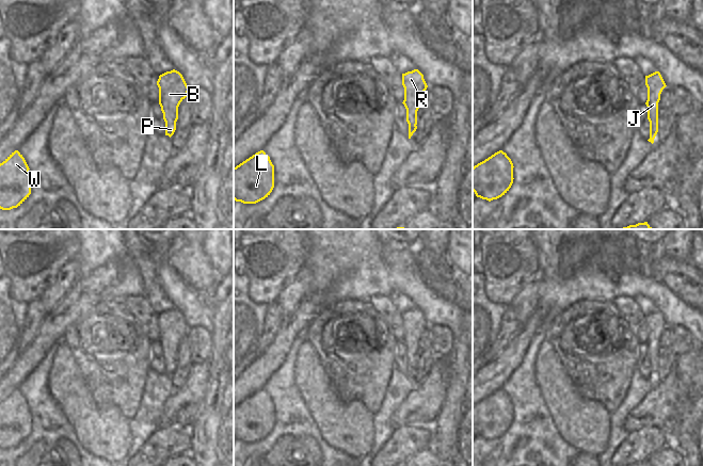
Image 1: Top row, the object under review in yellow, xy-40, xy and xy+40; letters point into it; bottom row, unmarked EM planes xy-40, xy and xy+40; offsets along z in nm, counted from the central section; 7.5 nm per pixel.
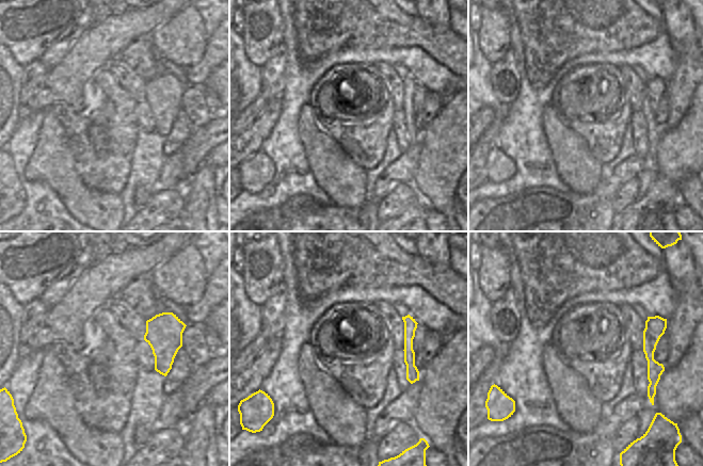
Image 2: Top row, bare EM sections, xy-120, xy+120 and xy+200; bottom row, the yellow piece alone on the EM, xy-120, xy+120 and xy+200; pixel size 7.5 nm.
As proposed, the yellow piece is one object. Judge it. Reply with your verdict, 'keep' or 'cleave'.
cleave

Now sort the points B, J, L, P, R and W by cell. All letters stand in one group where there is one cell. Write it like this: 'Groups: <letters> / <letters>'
Groups: B J P R / L W

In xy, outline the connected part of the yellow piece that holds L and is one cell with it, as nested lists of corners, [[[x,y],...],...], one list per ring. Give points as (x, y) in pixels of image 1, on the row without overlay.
[[[260,389],[234,406],[234,438],[256,443],[270,434],[274,427],[274,404]]]

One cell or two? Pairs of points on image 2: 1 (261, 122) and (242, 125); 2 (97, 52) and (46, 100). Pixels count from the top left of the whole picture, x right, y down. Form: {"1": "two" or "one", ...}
{"1": "two", "2": "one"}

